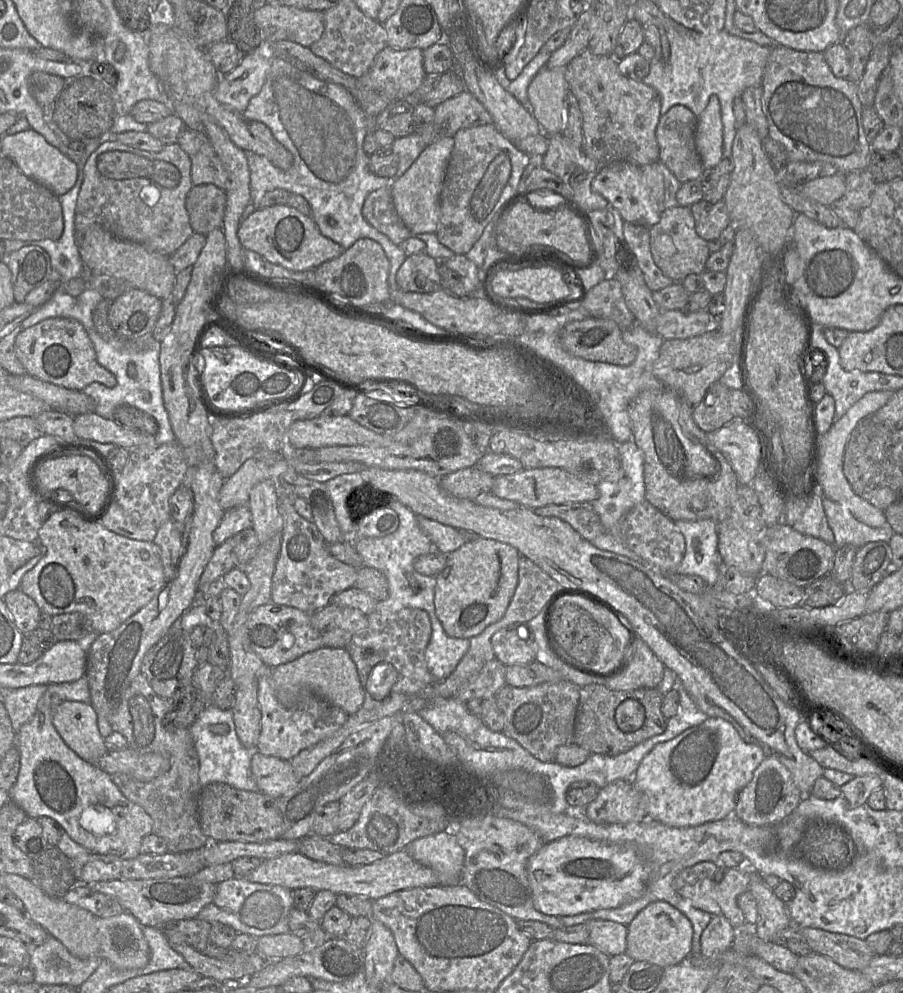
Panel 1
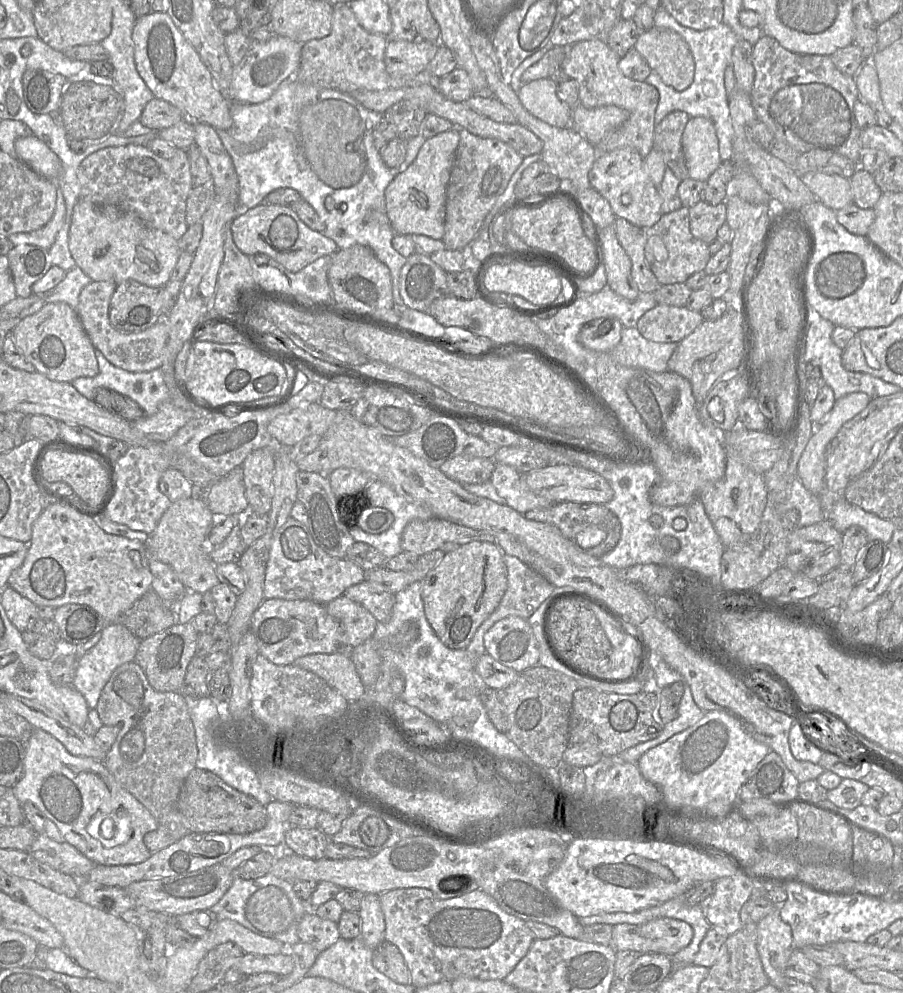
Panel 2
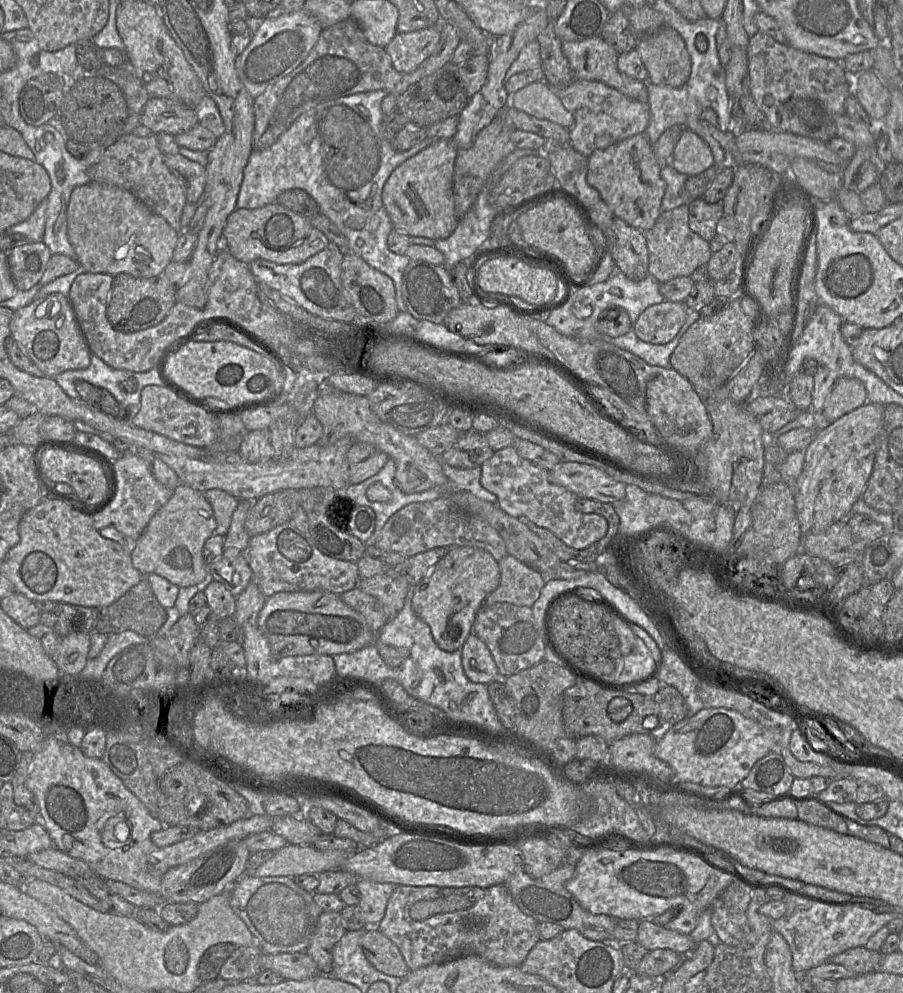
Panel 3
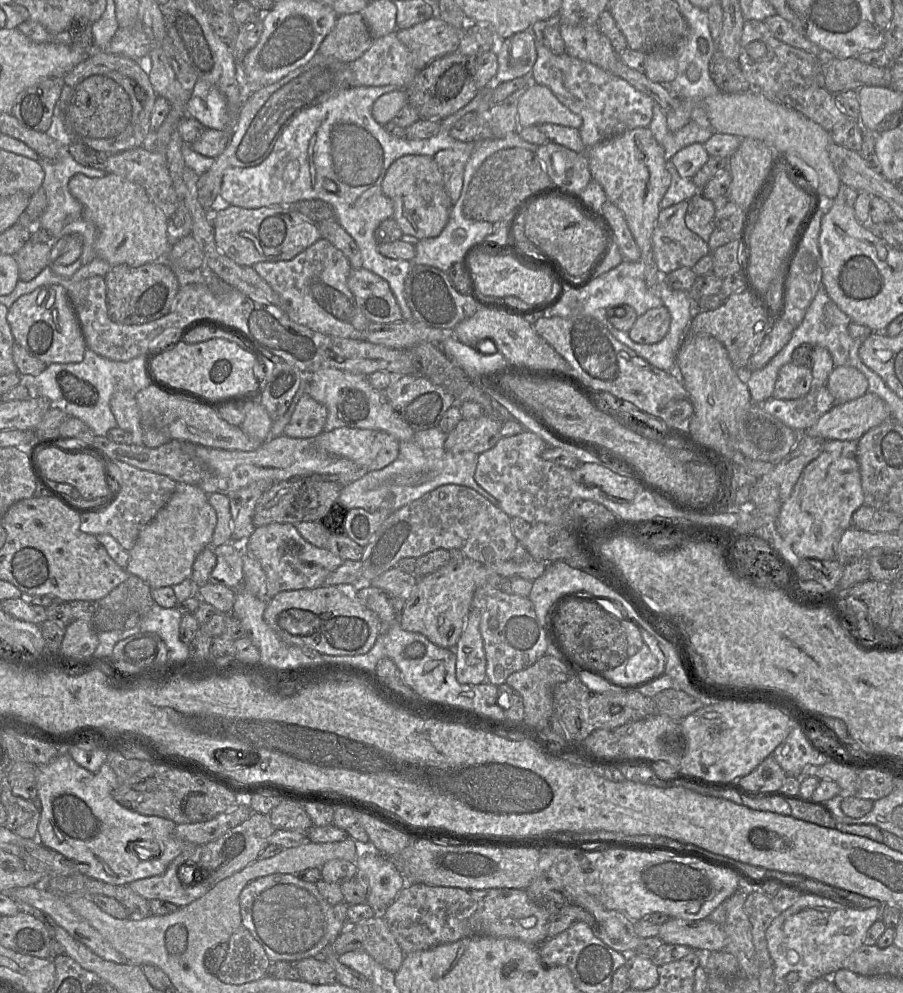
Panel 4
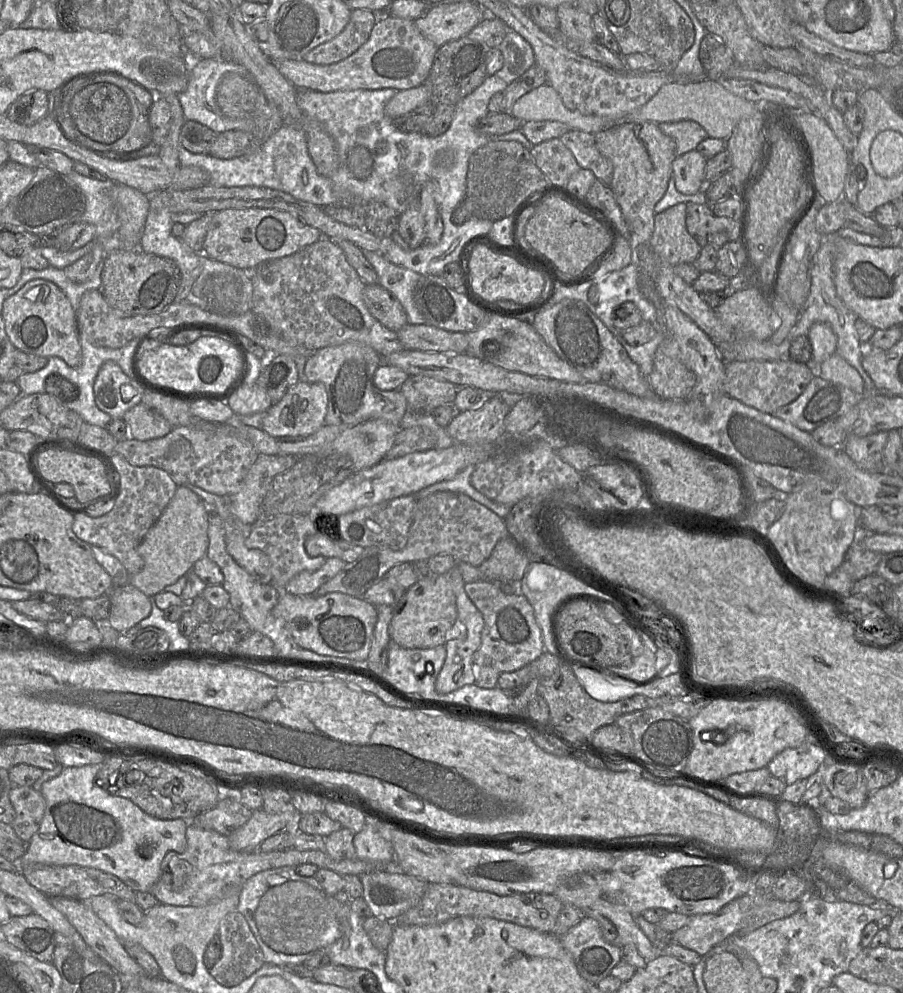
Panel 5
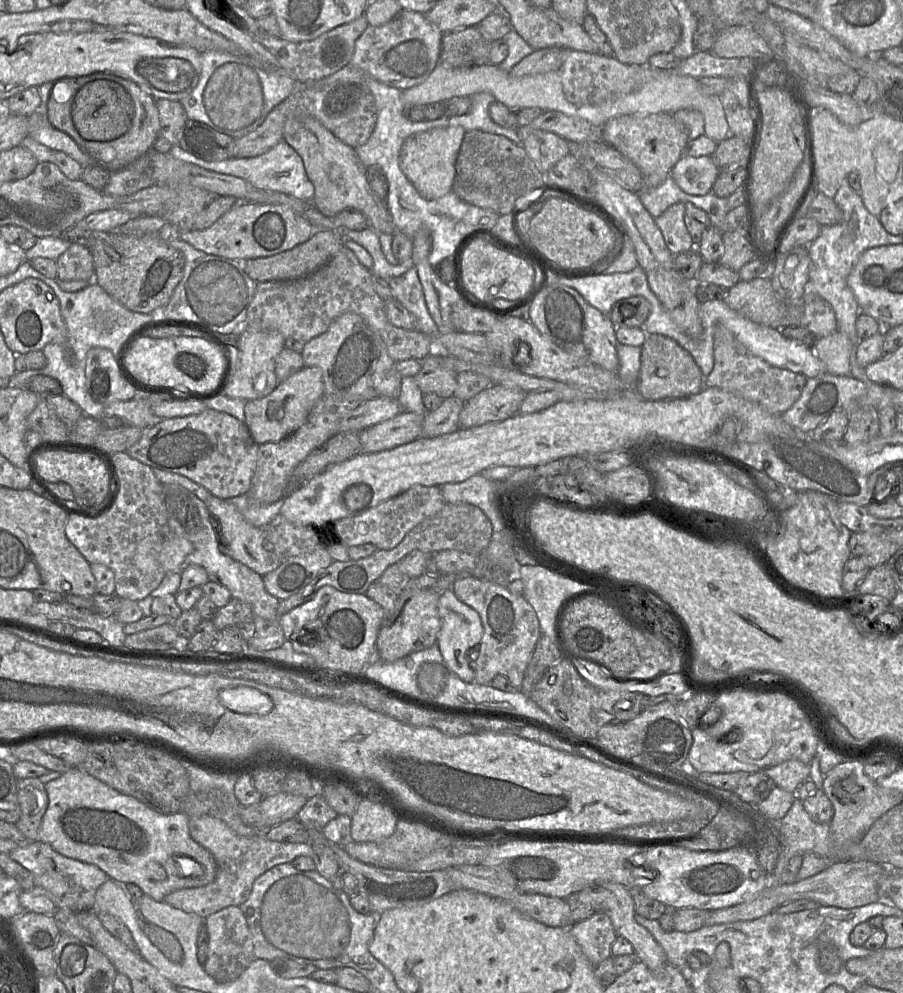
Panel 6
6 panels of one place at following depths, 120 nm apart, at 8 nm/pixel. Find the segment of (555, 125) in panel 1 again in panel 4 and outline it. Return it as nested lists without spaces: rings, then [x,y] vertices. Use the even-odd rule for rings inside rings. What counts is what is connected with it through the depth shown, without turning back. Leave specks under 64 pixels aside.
[[[531,84],[520,97],[517,107],[519,128],[555,124],[579,129],[582,125],[581,117],[572,113],[542,85]]]

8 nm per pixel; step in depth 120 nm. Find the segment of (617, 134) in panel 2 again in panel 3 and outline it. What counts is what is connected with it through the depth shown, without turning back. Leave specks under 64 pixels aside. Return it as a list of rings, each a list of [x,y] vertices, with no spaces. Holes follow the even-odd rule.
[[[601,36],[581,41],[563,40],[562,52],[575,79],[602,82],[632,100],[648,103],[647,83],[619,71],[617,67],[619,54]]]

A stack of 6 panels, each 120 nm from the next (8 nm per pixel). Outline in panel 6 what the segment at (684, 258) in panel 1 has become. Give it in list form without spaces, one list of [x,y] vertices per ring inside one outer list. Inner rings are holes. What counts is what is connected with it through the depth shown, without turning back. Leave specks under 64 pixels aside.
[[[676,203],[655,219],[664,242],[673,256],[695,249],[691,236],[685,226],[685,211],[685,203]]]

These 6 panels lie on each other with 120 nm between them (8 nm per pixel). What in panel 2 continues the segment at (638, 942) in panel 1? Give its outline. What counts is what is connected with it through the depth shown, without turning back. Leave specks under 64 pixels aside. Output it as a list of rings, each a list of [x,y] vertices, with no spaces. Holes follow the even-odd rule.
[[[658,918],[640,926],[641,934],[655,941],[658,953],[672,957],[688,946],[693,938],[693,928],[674,918]]]

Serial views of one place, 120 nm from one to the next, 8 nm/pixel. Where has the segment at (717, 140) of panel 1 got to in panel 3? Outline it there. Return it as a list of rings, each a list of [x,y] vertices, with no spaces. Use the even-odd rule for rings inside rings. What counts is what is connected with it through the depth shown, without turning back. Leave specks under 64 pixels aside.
[[[683,129],[677,140],[670,164],[686,176],[700,174],[715,164],[708,144],[690,129]]]

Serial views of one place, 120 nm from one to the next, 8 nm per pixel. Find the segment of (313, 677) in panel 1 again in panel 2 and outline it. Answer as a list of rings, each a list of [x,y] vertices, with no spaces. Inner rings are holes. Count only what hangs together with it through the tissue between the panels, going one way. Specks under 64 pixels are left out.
[[[348,649],[330,654],[311,654],[292,664],[312,672],[337,690],[350,704],[362,697],[365,687],[348,655]]]

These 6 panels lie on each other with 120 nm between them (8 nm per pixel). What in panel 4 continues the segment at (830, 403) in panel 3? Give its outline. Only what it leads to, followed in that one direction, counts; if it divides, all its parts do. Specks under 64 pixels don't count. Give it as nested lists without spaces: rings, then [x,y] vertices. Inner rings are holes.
[[[849,366],[834,367],[826,387],[836,404],[855,400],[868,392],[868,380],[858,369]]]

